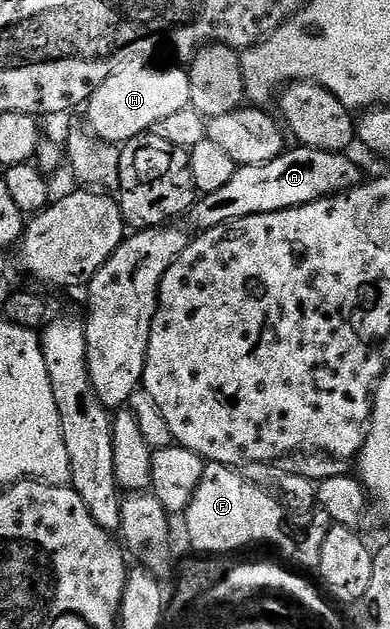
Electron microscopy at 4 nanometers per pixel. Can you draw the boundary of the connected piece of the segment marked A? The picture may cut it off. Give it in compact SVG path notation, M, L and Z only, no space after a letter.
M289 147L275 159L257 166L240 166L231 180L219 191L198 196L191 218L198 230L214 229L240 217L256 213L278 213L317 201L321 197L332 197L362 184L361 169L345 153L328 153L318 149Z

